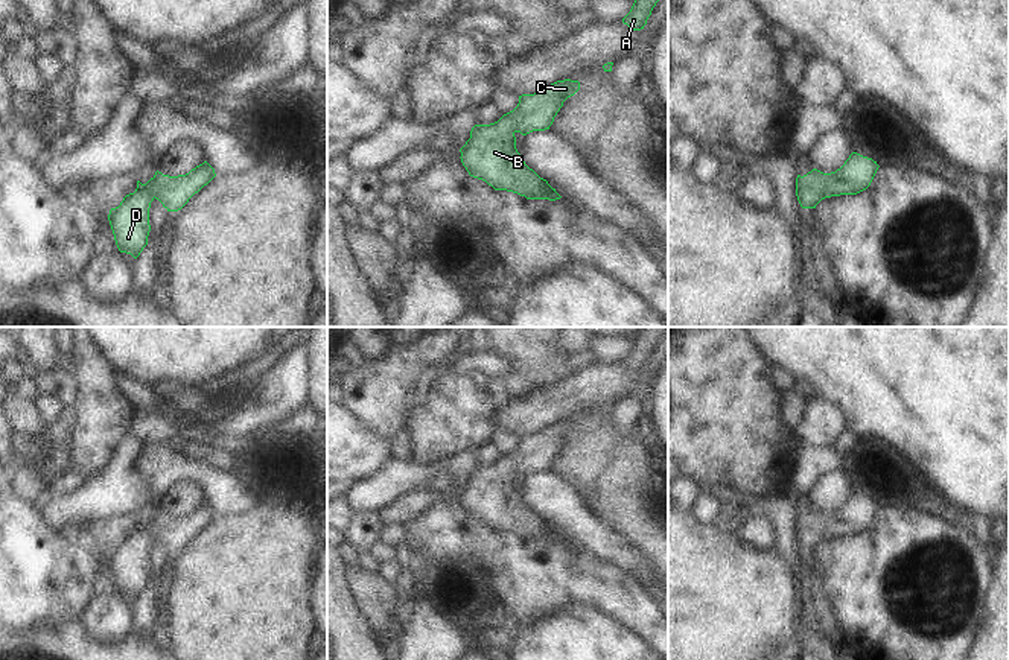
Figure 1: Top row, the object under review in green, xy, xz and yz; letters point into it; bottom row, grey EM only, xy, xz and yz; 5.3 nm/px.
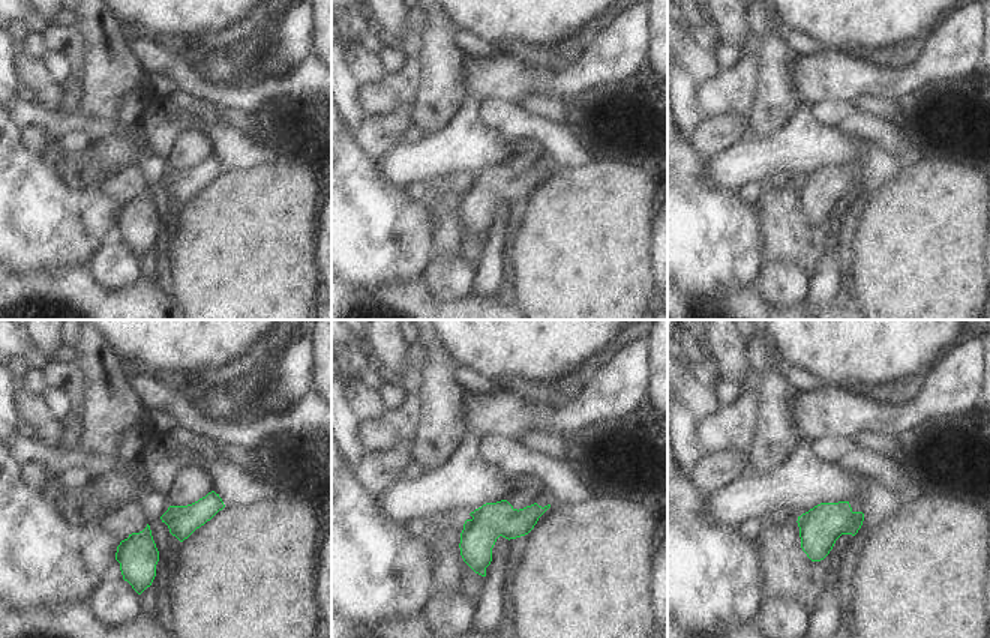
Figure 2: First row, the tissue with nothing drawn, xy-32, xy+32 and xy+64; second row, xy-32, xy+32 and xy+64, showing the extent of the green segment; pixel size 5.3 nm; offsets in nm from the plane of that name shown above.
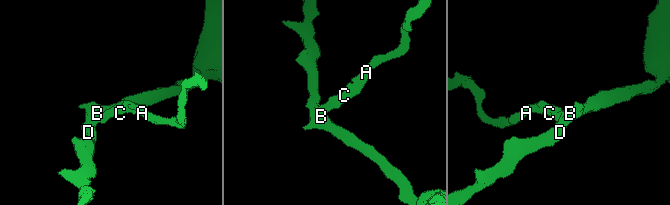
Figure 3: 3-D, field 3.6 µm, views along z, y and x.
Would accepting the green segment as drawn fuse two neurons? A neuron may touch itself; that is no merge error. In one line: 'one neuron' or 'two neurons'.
one neuron

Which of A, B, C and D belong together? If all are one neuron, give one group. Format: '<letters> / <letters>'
A B C D

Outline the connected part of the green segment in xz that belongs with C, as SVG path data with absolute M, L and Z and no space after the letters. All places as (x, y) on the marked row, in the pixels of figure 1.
M557 81L534 94L519 96L517 106L498 122L475 125L470 138L460 149L469 175L495 190L513 192L527 199L560 199L555 189L520 158L514 134L549 129L563 102L578 90L578 81Z

